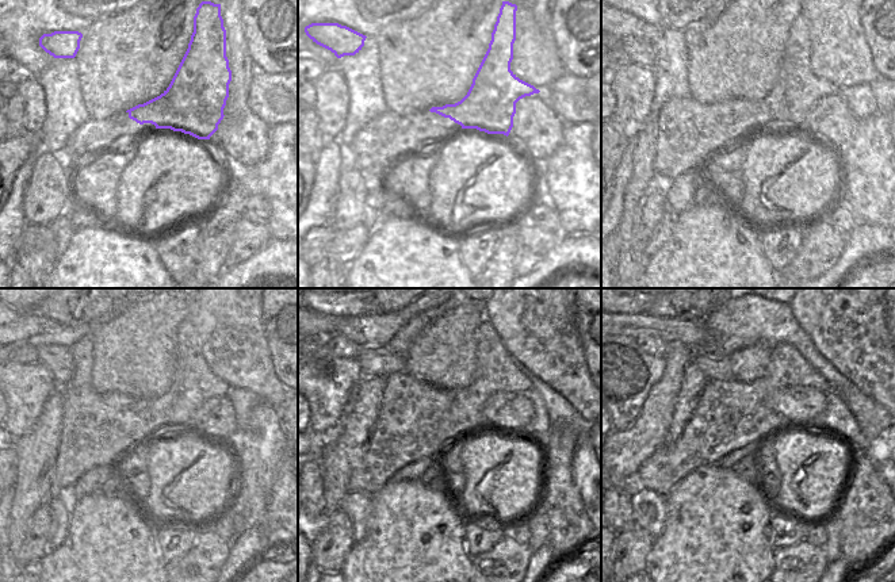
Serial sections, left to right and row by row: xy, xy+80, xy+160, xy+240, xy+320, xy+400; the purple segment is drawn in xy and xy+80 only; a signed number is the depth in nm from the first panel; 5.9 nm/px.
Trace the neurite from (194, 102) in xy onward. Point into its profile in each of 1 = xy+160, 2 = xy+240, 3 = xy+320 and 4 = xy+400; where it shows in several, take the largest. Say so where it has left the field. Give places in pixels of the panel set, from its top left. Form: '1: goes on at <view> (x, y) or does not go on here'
1: goes on at xy+160 (798, 88)
2: goes on at xy+240 (192, 383)
3: goes on at xy+320 (496, 371)
4: goes on at xy+400 (787, 367)

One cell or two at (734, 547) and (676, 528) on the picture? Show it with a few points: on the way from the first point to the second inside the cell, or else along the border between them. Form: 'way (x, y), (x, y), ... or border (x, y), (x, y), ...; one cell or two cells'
way (719, 539), (710, 529), (691, 529); one cell

